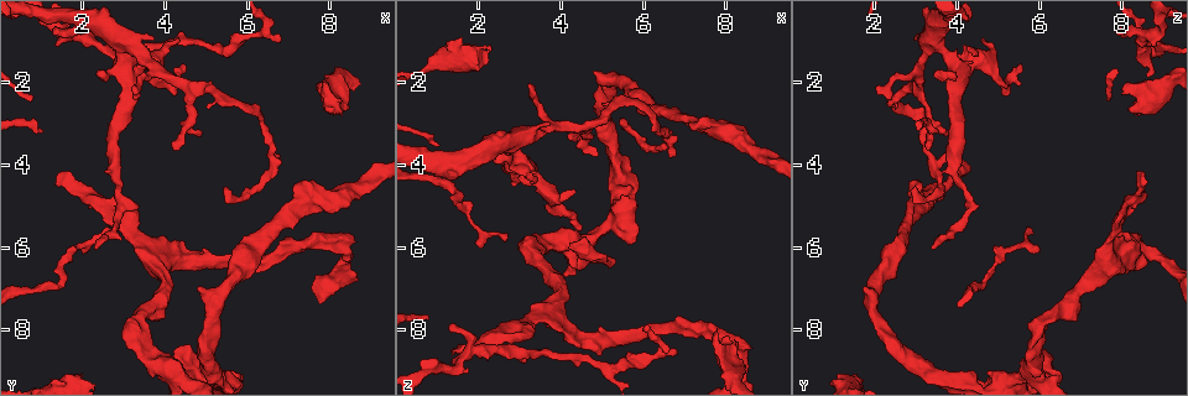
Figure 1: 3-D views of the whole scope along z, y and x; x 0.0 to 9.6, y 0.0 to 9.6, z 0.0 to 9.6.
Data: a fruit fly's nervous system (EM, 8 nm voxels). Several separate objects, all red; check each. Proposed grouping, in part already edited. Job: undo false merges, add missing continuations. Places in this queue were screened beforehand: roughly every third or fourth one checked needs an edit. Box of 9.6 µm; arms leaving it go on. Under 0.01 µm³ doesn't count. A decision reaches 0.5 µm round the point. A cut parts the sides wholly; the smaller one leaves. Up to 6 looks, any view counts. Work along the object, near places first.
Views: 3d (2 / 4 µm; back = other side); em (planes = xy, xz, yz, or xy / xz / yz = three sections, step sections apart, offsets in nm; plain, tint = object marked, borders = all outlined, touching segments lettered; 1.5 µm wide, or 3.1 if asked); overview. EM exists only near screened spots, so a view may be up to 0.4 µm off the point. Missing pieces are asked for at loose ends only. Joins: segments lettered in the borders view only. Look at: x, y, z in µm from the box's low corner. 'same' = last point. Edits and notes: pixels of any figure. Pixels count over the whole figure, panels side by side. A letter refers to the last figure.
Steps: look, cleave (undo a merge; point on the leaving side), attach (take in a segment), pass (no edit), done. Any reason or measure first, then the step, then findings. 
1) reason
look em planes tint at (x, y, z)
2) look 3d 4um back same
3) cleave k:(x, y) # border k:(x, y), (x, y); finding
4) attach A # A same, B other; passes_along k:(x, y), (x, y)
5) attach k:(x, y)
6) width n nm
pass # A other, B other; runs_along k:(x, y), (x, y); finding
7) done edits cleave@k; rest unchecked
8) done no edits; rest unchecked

an open end
look 3d 2um back at (3.05, 1.90, 8.60)

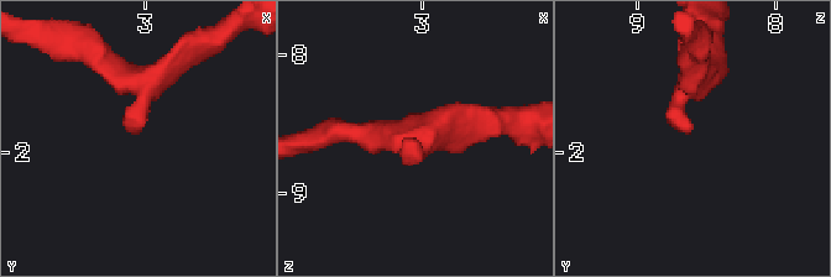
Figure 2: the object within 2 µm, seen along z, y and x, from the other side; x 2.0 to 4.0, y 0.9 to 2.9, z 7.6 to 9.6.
arm_widths 200, 200 nm; need the tissue
look em planes borders at (3.10, 1.84, 8.62)

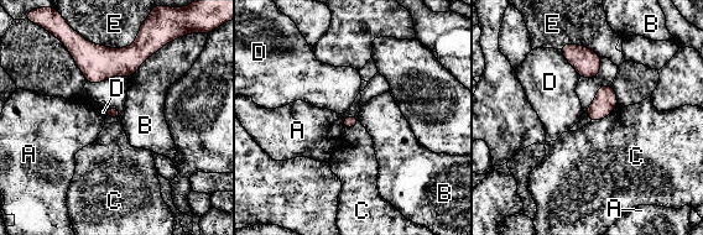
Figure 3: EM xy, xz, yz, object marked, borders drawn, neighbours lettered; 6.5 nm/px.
pass # A other, B other, C other, D other, E other; border 3:(618, 104), (608, 115), (590, 121); none of them fits

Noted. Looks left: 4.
tapers out
look em xy step 4 tint at (2.70, 5.55, 5.85)

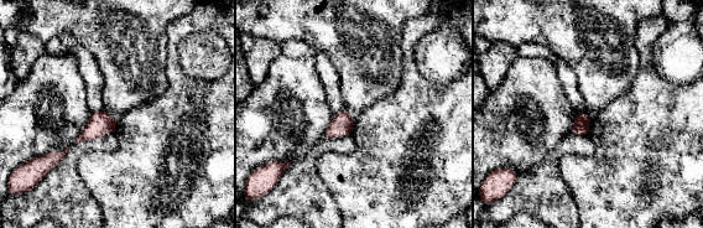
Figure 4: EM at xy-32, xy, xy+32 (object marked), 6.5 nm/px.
look em planes borders same

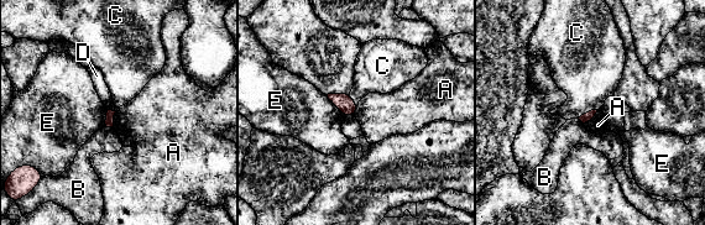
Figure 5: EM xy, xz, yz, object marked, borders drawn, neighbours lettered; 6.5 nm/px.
pass # A other, B other, C other, D other, E other; border 5:(116, 111), (113, 129); no lettered segment goes on from it

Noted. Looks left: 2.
an open end
look em xy step 4 borders at (1.35, 0.80, 8.00)

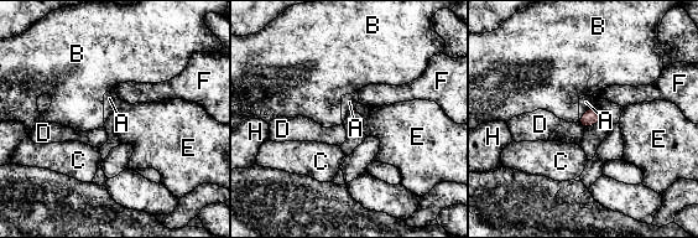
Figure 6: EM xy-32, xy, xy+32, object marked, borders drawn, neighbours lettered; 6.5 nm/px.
look em planes borders same

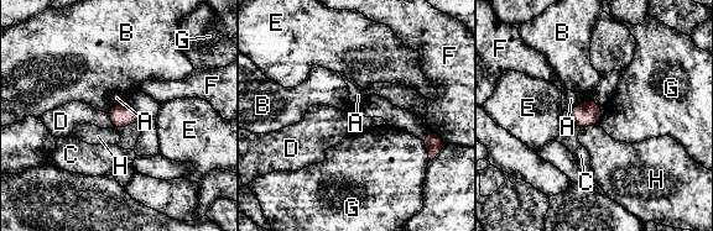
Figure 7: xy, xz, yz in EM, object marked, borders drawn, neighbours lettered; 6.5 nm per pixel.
width 150 nm
pass # A other, B other, C other, D other, E other, F other, G other, H other; border 7:(602, 106), (602, 117), (598, 124); none of them fits

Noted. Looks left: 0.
done no edits; rest unchecked

